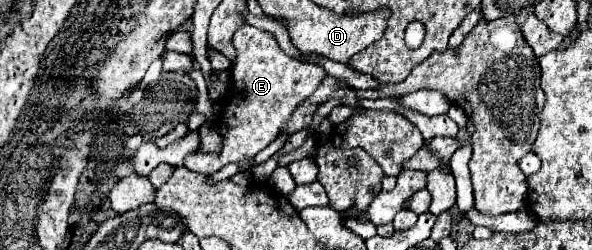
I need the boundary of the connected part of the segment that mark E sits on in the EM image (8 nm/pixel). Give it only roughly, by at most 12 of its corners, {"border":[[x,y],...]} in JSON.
{"border":[[241,26],[223,150],[189,154],[203,176],[267,148],[327,76]]}

